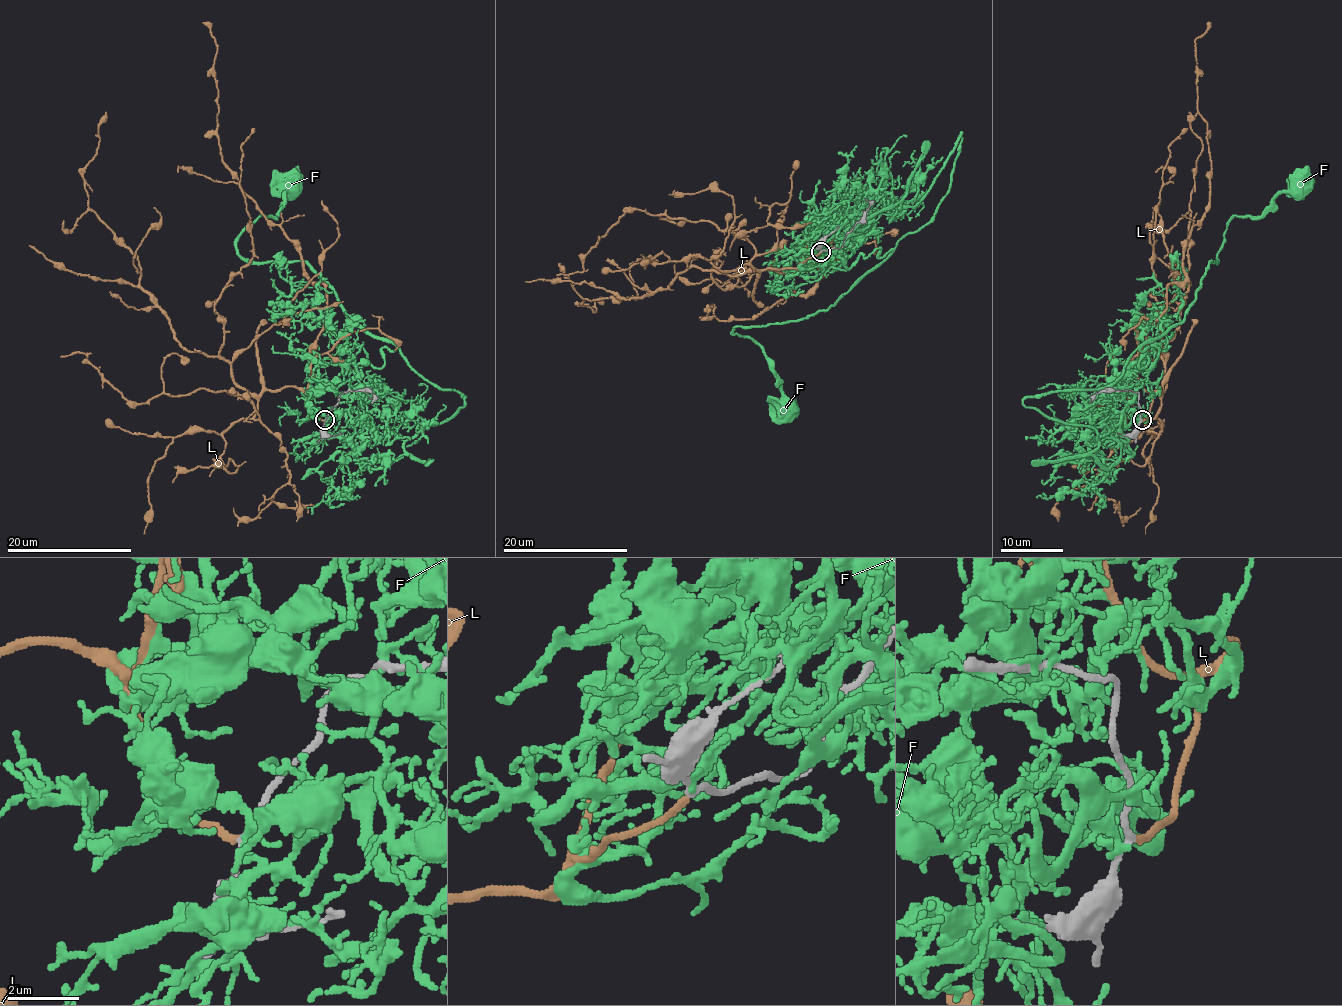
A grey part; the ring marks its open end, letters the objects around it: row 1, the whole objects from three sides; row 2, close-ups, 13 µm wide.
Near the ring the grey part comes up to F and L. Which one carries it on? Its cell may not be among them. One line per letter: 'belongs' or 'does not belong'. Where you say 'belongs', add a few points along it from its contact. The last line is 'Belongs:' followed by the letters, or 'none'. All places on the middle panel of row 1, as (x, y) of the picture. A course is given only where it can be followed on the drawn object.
F: does not belong
L: belongs; it runs (820, 251), (802, 262), (803, 253), (822, 276), (806, 295), (753, 318), (719, 320), (713, 304), (699, 318)
Belongs: L

